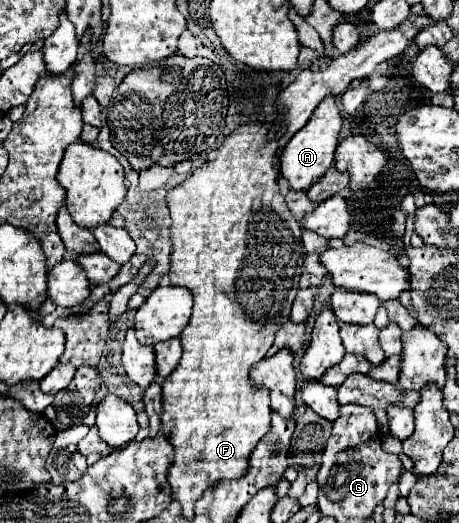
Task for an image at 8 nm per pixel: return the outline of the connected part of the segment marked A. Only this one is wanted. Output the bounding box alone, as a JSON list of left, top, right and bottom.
[280,95,342,191]

